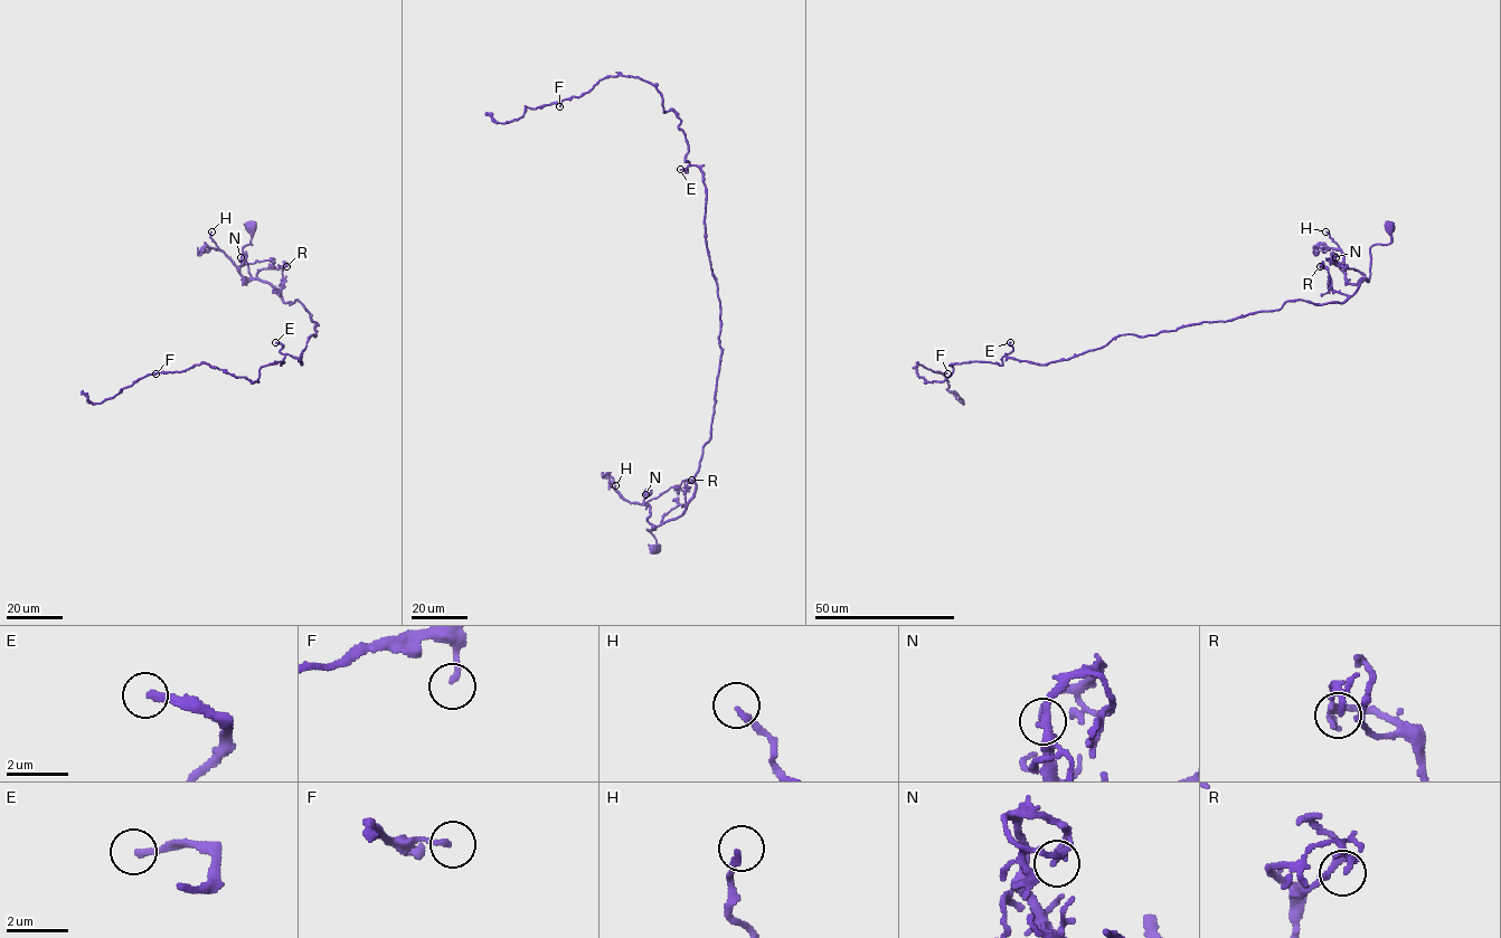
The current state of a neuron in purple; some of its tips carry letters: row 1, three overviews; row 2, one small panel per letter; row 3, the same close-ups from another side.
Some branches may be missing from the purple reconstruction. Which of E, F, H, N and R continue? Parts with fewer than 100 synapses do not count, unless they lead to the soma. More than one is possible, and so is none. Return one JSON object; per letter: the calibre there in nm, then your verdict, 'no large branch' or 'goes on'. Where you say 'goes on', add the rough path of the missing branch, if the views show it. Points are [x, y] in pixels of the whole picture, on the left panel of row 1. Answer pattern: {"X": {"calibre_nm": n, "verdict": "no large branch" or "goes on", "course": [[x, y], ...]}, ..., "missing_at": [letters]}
{"E": {"calibre_nm": 240, "verdict": "goes on", "course": [[275, 342], [263, 334], [268, 313], [244, 256], [251, 228], [230, 163], [227, 86]]}, "F": {"calibre_nm": 150, "verdict": "no large branch"}, "H": {"calibre_nm": 200, "verdict": "no large branch"}, "N": {"calibre_nm": 200, "verdict": "no large branch"}, "R": {"calibre_nm": 150, "verdict": "no large branch"}, "missing_at": ["E"]}

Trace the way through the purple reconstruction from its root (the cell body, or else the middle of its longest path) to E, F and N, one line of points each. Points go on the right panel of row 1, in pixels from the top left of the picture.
E: (1389, 227), (1369, 278), (1342, 302), (1120, 334), (1045, 365), (1008, 357), (1010, 342)
F: (1389, 227), (1369, 278), (1342, 302), (1120, 334), (1045, 365), (952, 363), (943, 381), (917, 362), (947, 373)
N: (1389, 227), (1390, 242), (1376, 244), (1369, 249), (1368, 280), (1350, 284), (1331, 253), (1336, 257)

